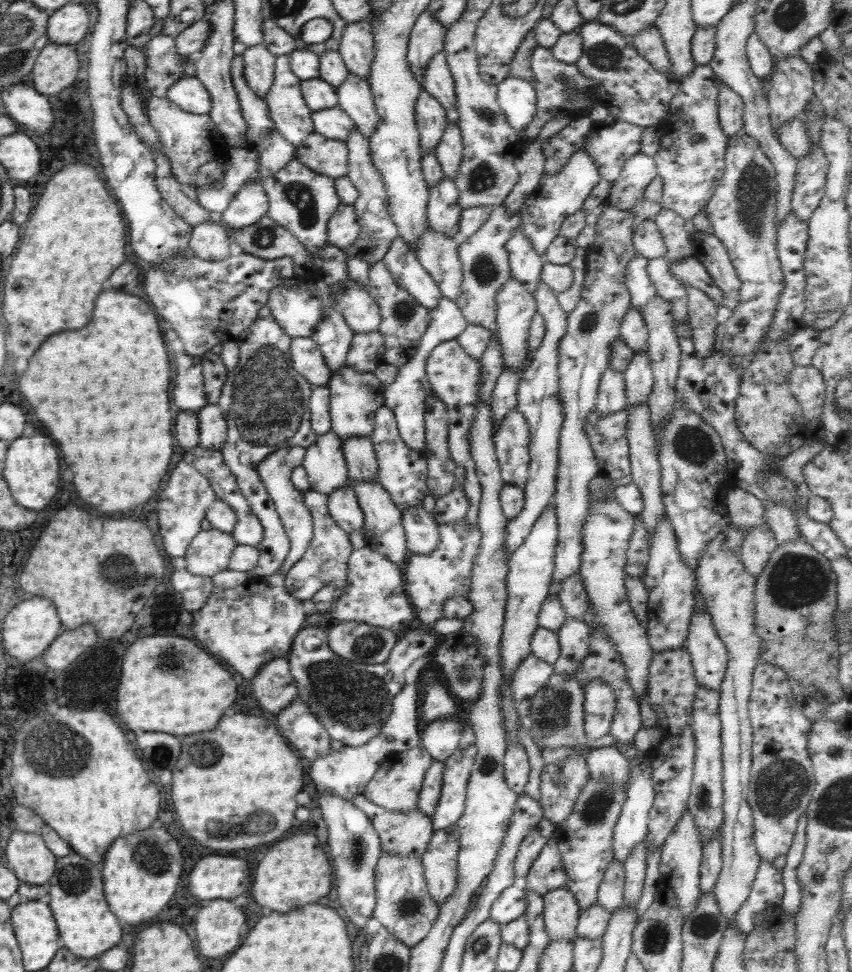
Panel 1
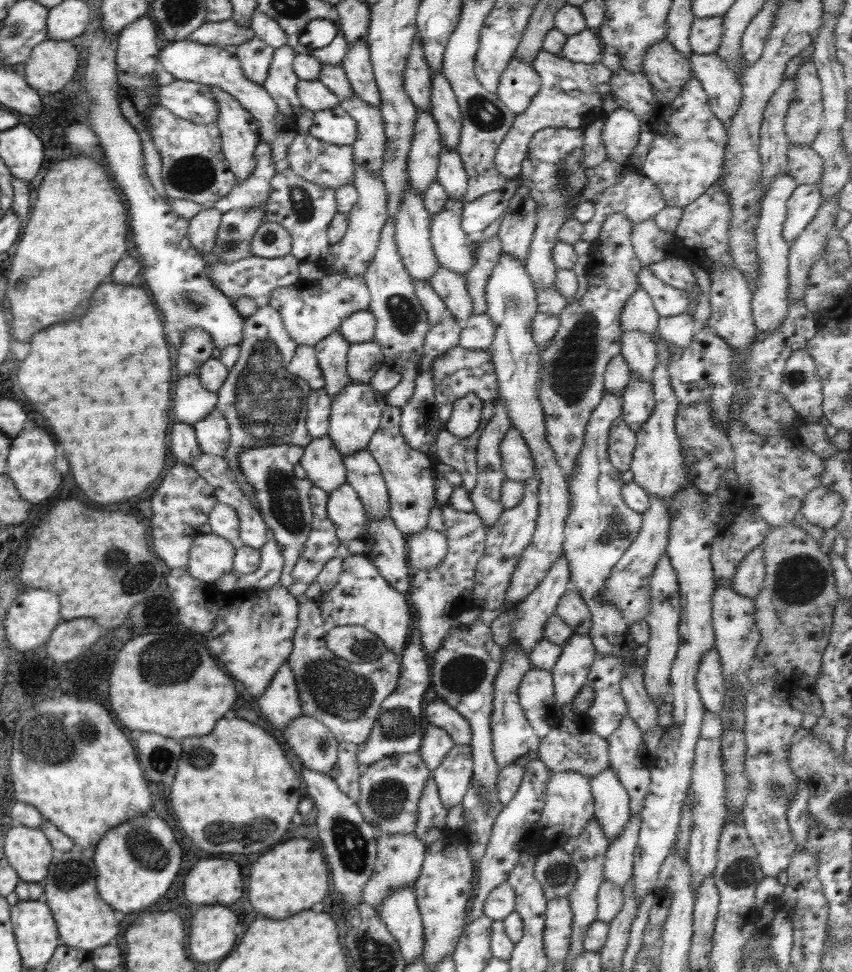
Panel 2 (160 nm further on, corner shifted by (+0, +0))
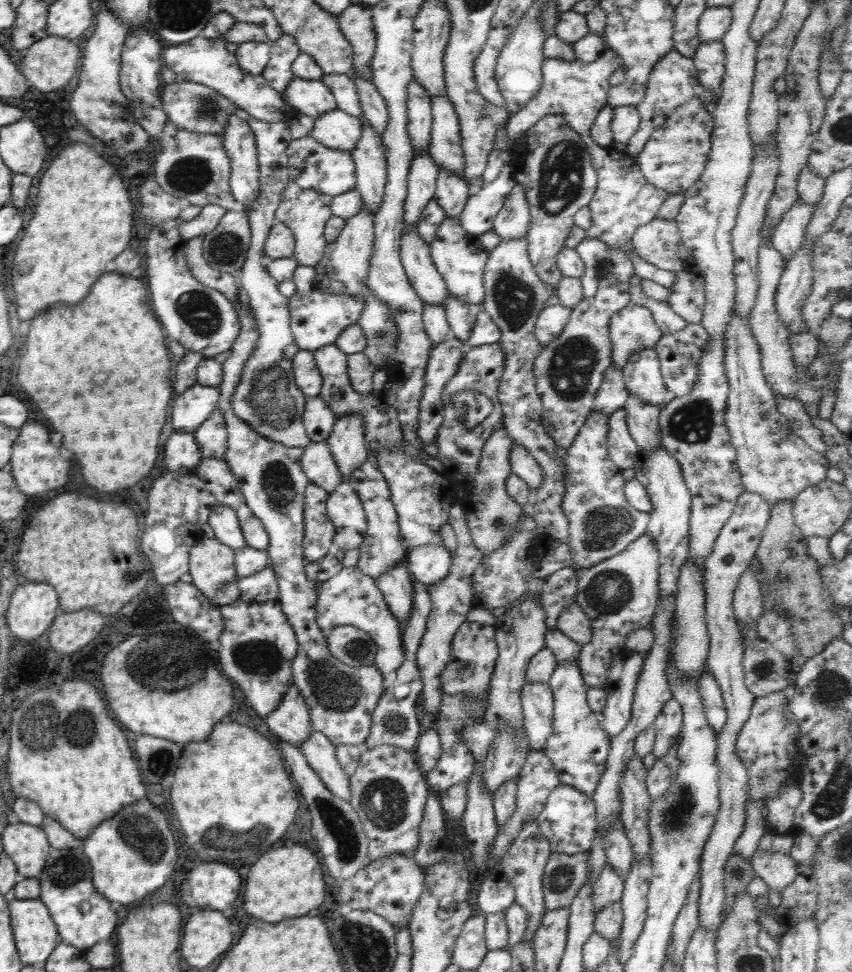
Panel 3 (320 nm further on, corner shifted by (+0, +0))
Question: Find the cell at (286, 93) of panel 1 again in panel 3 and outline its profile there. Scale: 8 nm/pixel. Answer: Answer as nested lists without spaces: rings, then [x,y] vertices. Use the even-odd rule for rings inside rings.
[[[283,33],[280,40],[270,44],[270,58],[261,75],[276,92],[279,92],[282,98],[288,83],[295,77],[291,66],[300,54],[294,38],[288,34]]]

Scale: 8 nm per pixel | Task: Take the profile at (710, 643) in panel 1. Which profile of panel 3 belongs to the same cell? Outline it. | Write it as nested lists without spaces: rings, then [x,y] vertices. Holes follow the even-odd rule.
[[[702,672],[700,675],[698,692],[701,694],[706,720],[714,733],[720,733],[727,721],[727,710],[719,684],[710,672]]]

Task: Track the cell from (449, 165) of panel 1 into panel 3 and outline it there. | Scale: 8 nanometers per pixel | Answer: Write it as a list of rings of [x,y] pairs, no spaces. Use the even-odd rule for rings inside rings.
[[[442,168],[437,176],[436,192],[433,198],[438,206],[445,210],[447,218],[454,218],[460,216],[472,192],[473,189],[469,187],[464,176],[452,174]]]

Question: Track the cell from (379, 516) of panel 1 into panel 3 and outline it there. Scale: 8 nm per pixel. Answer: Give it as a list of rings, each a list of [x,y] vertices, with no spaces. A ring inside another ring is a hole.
[[[405,562],[397,564],[392,570],[381,574],[376,581],[378,591],[384,595],[390,612],[402,626],[410,618],[413,609],[413,582]]]

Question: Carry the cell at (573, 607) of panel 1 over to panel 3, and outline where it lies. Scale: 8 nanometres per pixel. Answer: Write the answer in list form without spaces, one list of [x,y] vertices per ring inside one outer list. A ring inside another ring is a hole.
[[[576,602],[560,613],[556,626],[562,634],[580,645],[591,642],[590,619]]]

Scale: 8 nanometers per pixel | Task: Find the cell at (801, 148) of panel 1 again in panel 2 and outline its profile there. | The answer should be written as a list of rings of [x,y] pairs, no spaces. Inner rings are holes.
[[[789,145],[787,150],[789,158],[789,174],[796,184],[819,184],[823,173],[823,158],[809,145],[800,147]]]

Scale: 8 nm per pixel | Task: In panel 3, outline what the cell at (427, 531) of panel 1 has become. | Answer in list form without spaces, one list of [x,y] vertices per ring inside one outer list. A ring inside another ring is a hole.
[[[442,544],[412,547],[407,551],[405,564],[415,581],[426,587],[438,585],[448,576],[450,551]]]

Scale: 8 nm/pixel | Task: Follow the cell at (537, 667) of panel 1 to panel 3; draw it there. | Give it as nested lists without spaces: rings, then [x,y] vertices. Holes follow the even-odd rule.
[[[526,682],[521,690],[521,703],[525,718],[523,728],[528,735],[529,747],[540,751],[545,746],[548,736],[552,733],[553,692],[548,683]]]

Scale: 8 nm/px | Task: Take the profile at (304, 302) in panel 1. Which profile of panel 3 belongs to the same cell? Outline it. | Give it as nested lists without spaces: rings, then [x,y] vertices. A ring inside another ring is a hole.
[[[314,288],[310,294],[300,296],[295,293],[289,298],[290,328],[299,350],[315,350],[328,344],[335,344],[339,334],[351,324],[357,322],[364,310],[365,294],[350,296],[348,294],[323,292],[321,288]]]

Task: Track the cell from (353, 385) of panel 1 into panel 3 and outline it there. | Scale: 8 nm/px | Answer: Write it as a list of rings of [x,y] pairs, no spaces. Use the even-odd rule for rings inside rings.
[[[346,412],[344,416],[338,416],[325,441],[340,469],[342,481],[348,481],[354,470],[369,458],[365,422],[359,412]]]

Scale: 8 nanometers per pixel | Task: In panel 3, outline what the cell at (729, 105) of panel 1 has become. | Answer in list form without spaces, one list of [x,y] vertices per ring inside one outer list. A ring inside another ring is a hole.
[[[704,42],[700,44],[692,58],[694,68],[698,71],[698,87],[710,91],[718,104],[725,73],[725,50],[721,42]]]

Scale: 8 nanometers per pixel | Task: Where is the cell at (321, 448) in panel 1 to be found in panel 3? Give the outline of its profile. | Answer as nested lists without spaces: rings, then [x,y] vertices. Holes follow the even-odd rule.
[[[310,441],[300,458],[302,472],[311,484],[330,494],[343,482],[340,469],[332,457],[328,444]]]

